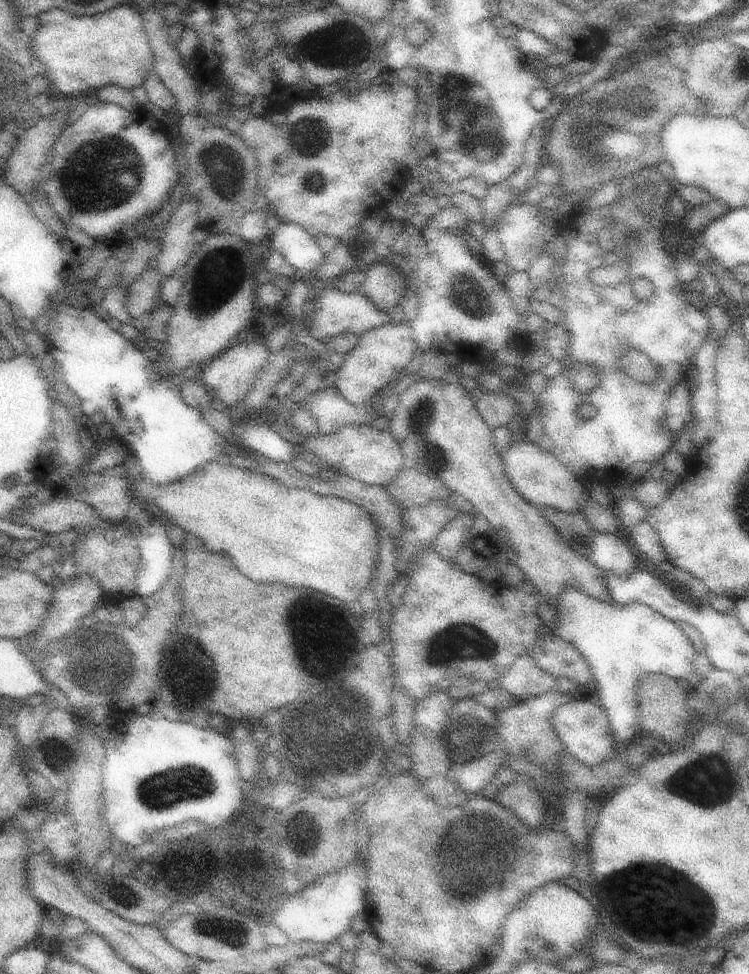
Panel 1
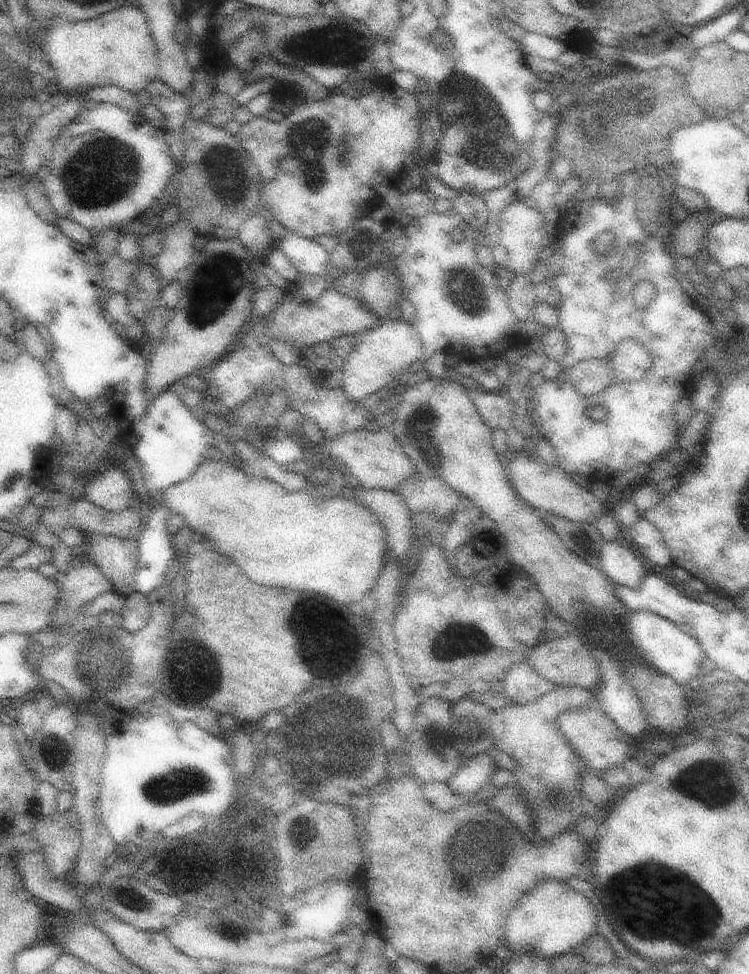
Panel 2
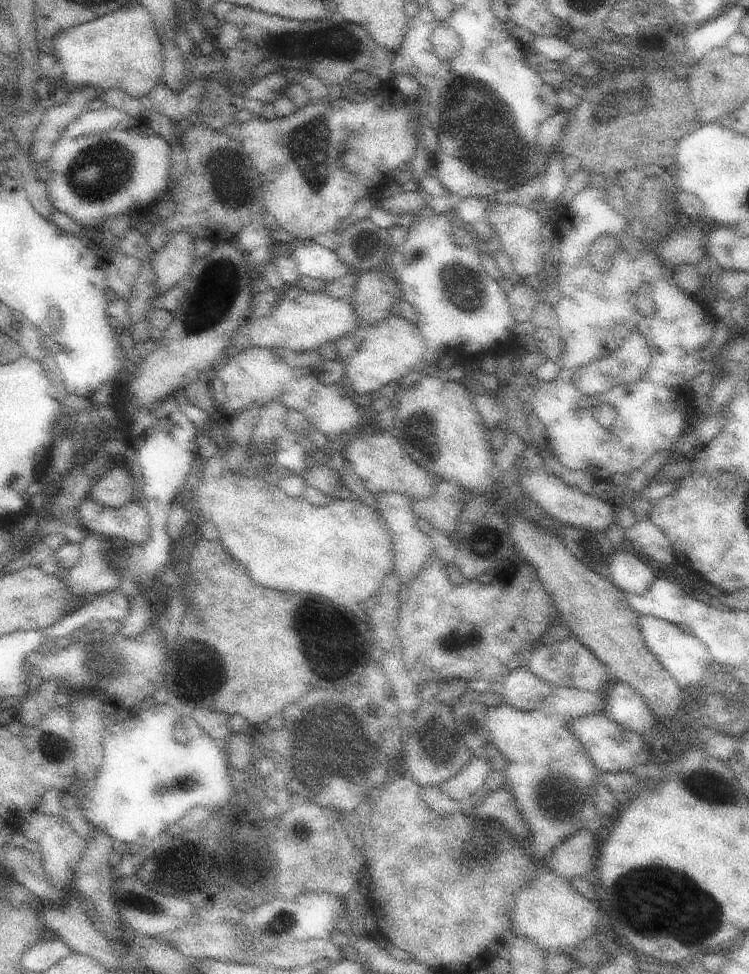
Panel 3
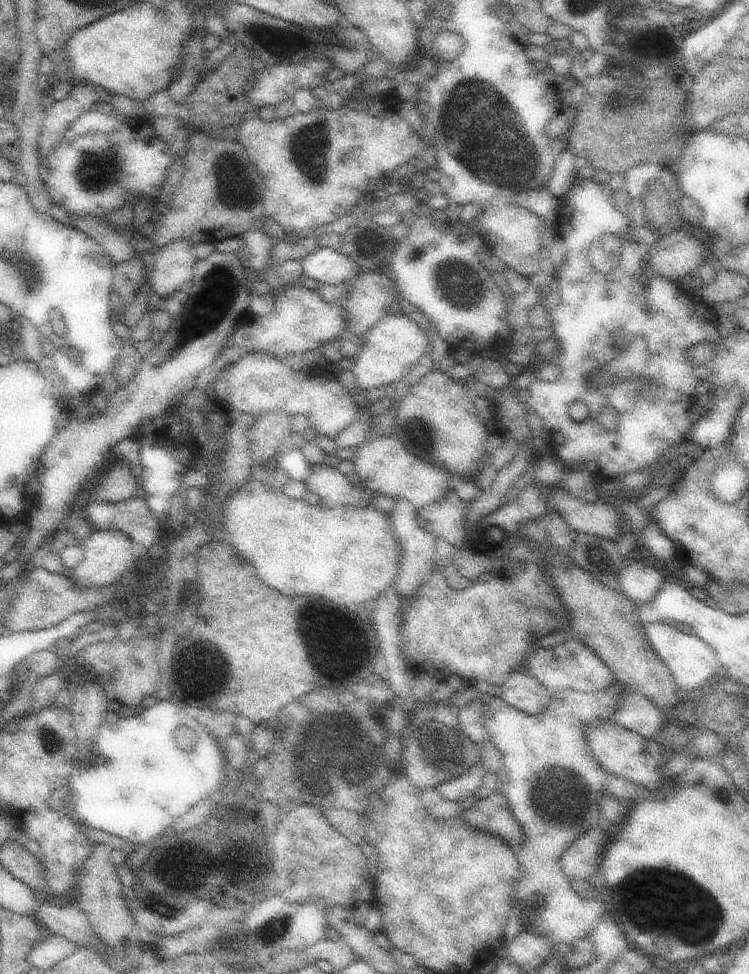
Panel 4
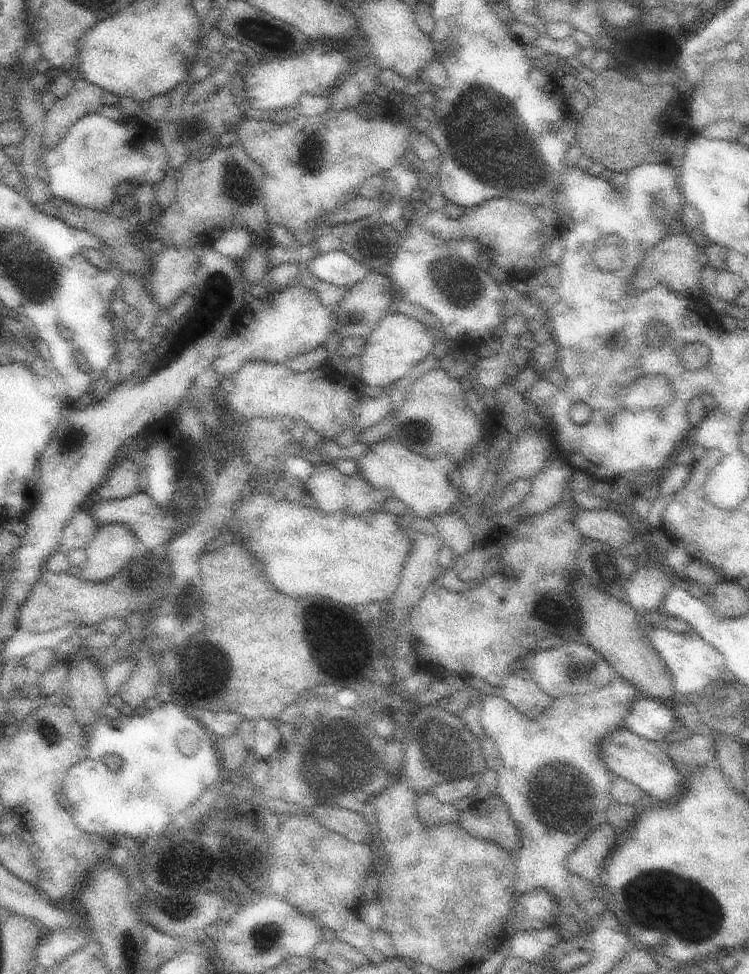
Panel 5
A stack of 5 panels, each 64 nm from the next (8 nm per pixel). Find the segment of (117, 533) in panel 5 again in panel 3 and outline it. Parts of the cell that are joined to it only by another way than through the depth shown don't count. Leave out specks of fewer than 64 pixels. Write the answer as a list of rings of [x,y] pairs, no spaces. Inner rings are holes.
[[[85,534],[81,542],[81,560],[75,568],[63,574],[69,592],[77,598],[85,596],[99,596],[111,592],[121,586],[121,574],[109,564],[109,556],[113,548],[109,548],[109,538],[97,534]]]

